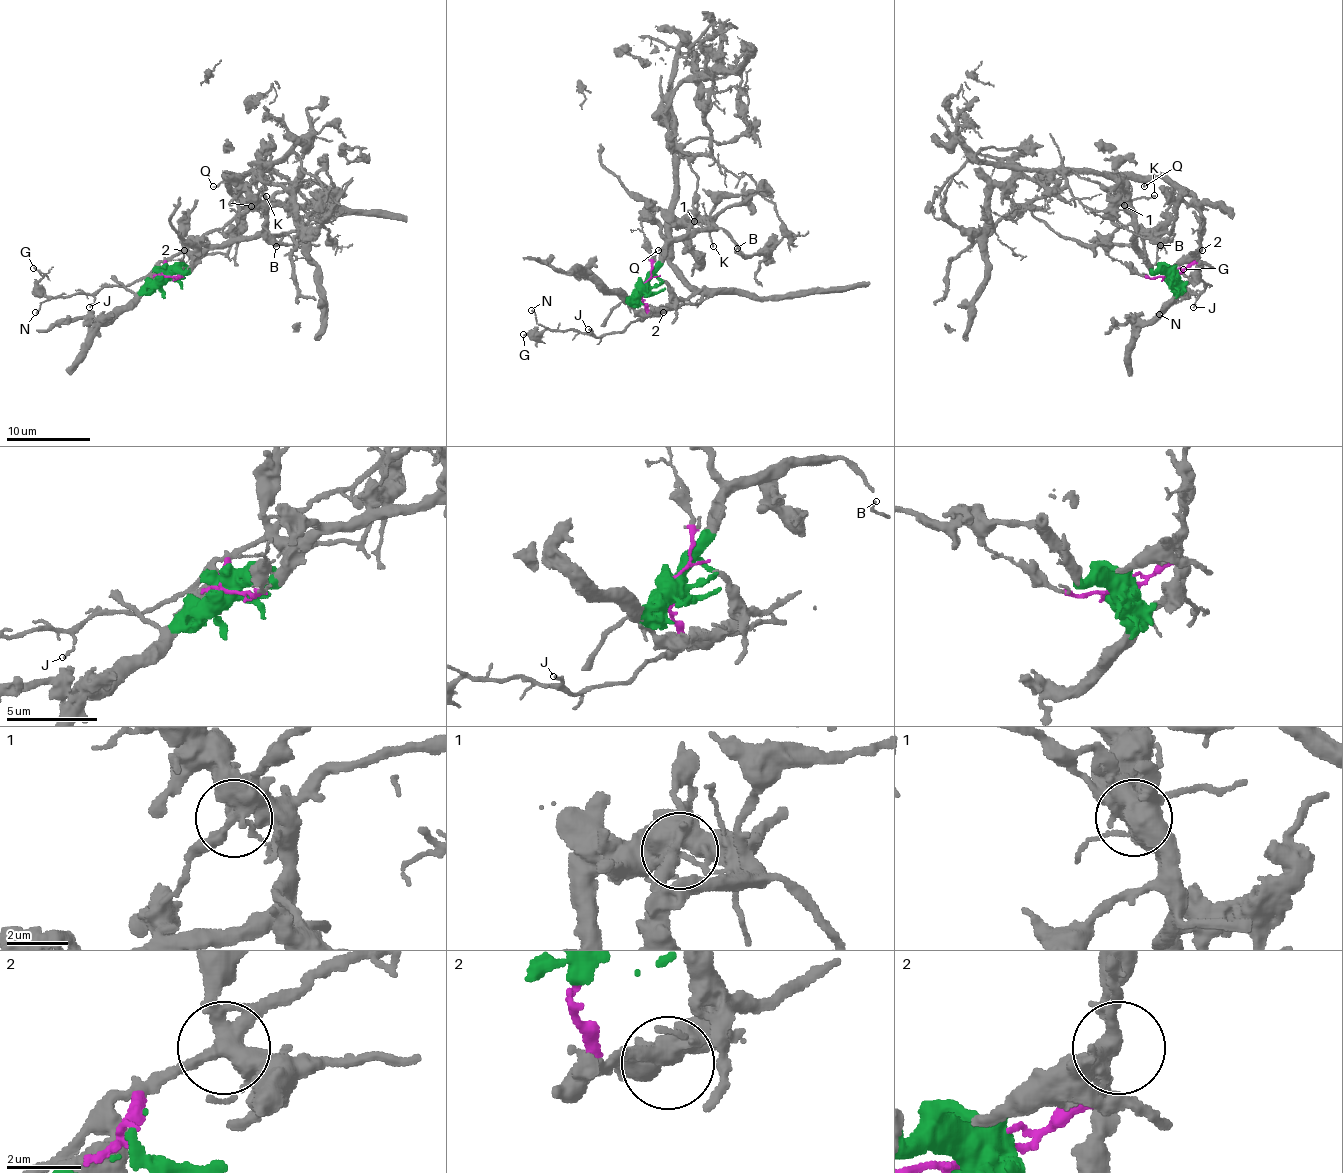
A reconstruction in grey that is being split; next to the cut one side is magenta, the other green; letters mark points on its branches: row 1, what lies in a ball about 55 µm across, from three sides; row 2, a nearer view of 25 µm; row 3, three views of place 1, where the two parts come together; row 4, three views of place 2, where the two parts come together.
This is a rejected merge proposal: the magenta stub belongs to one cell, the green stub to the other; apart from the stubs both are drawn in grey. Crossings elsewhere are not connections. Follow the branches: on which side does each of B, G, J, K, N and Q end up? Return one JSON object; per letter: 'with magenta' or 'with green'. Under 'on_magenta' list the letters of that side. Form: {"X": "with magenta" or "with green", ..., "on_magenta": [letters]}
{"B": "with green", "G": "with magenta", "J": "with magenta", "K": "with green", "N": "with magenta", "Q": "with magenta", "on_magenta": ["G", "J", "N", "Q"]}

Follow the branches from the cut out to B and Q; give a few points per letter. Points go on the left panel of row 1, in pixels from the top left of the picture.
B: (162, 273), (180, 273), (211, 248), (237, 241), (246, 235), (281, 235), (276, 246)
Q: (162, 273), (158, 273), (168, 259), (182, 253), (234, 215), (238, 202), (224, 179), (224, 183), (213, 187)

